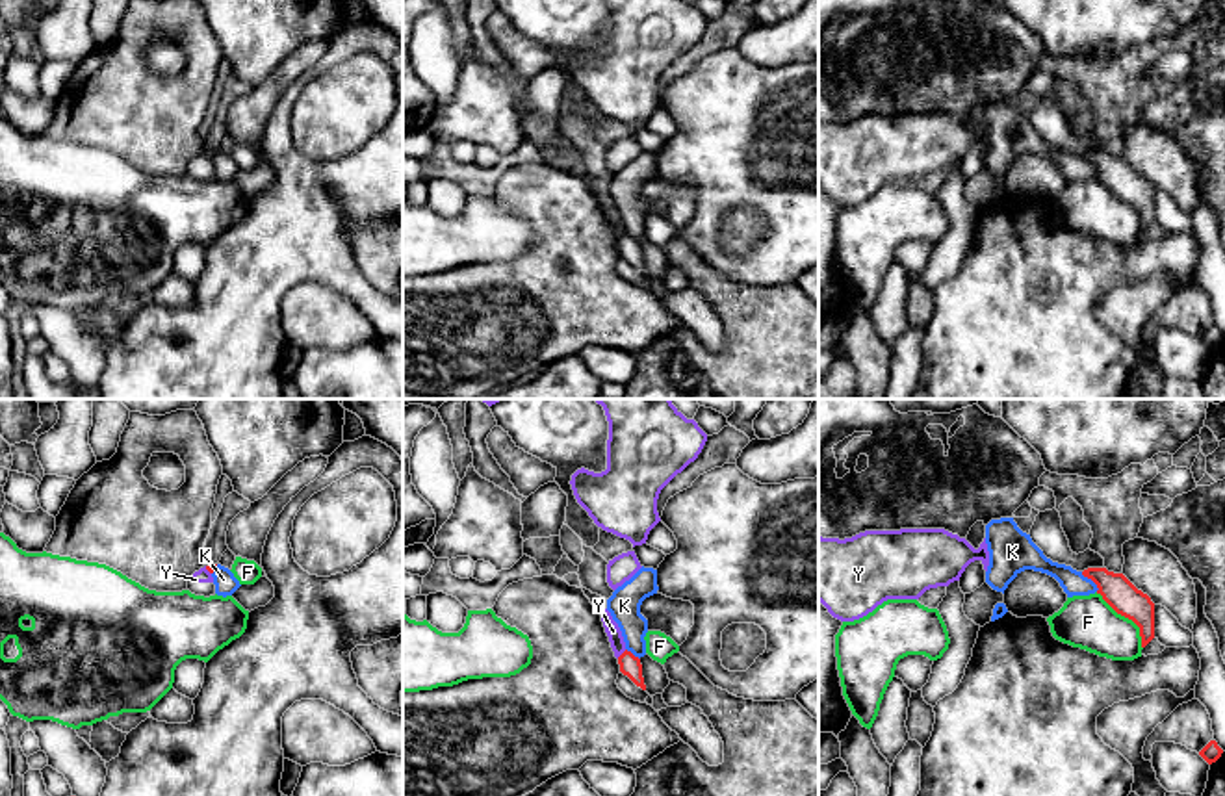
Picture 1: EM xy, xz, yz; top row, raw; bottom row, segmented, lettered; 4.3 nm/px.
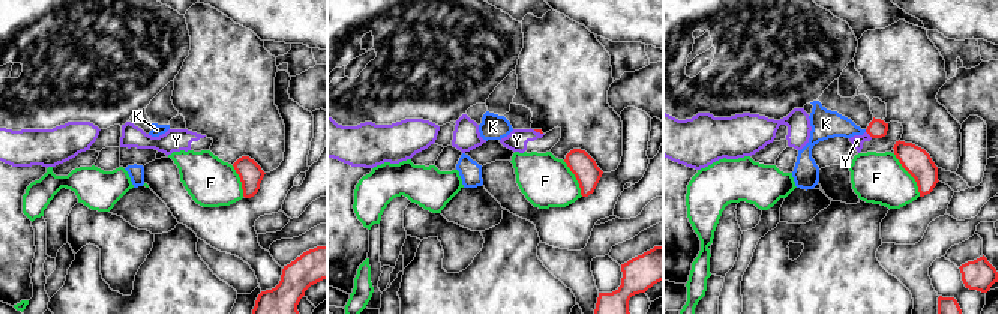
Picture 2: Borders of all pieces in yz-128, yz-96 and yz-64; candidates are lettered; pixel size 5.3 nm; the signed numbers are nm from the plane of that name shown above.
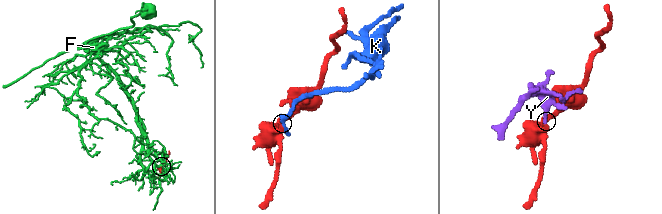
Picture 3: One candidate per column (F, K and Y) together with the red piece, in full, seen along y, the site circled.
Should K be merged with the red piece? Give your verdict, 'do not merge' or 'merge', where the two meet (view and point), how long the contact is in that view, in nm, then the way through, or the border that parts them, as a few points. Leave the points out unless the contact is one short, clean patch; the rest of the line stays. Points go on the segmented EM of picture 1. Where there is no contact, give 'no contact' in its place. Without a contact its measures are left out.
do not merge; contact yz (1090, 577); length 120 nm; border yz (1081, 572), (1099, 589)

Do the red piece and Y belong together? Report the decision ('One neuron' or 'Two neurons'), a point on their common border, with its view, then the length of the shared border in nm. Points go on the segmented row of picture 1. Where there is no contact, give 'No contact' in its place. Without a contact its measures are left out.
Two neurons. Touches red at xz (622, 654). Shared border 60 nm

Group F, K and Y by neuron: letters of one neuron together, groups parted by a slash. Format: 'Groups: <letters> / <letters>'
Groups: F / K / Y

